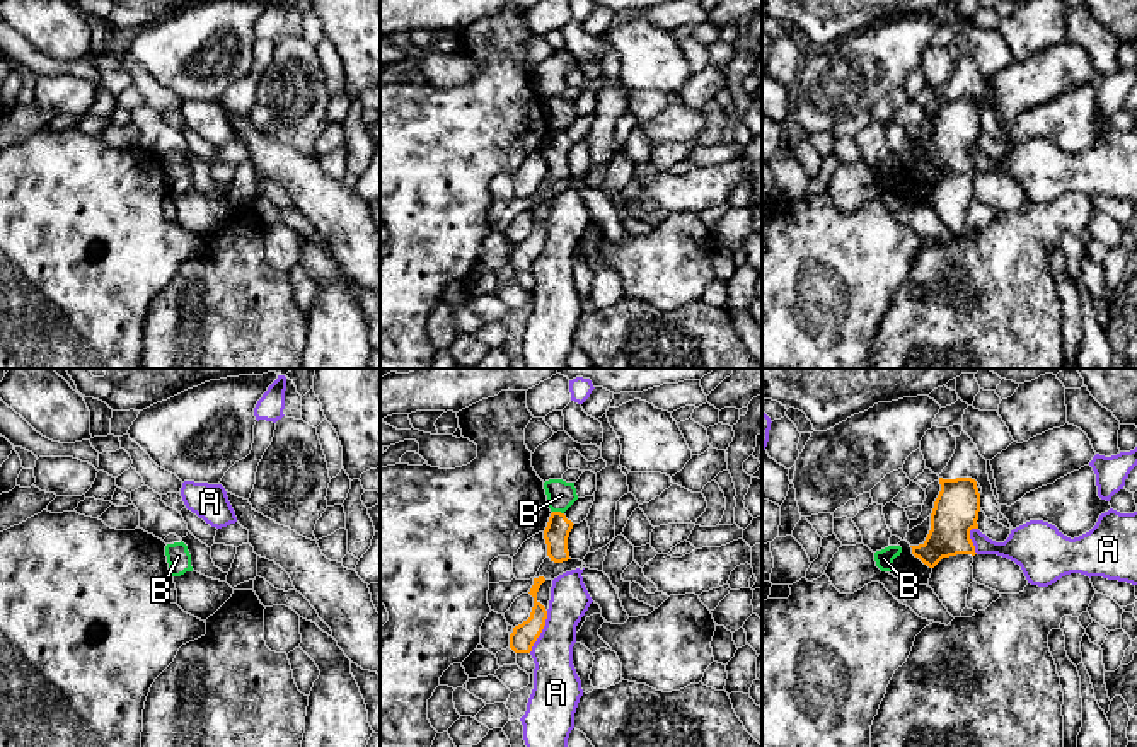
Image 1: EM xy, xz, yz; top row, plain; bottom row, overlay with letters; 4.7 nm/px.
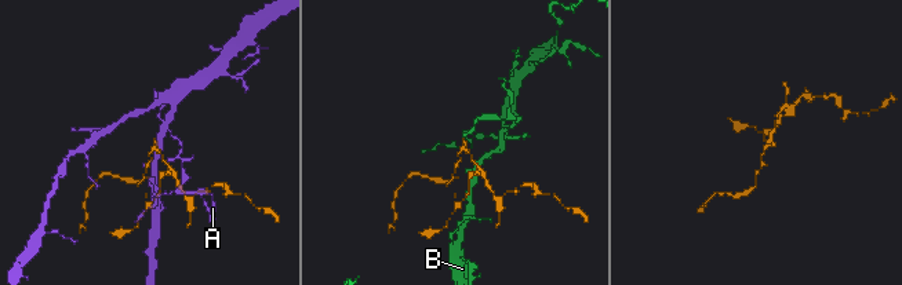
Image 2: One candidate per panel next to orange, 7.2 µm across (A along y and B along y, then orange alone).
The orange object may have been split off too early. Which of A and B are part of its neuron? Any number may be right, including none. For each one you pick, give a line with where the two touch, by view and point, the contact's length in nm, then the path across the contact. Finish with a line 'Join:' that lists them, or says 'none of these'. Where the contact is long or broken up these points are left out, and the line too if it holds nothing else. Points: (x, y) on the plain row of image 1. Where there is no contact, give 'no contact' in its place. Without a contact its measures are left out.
Join: none of these

